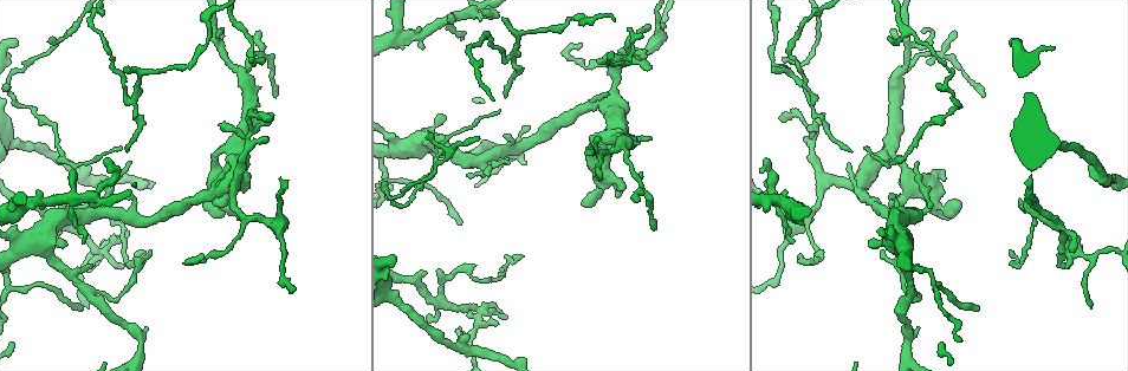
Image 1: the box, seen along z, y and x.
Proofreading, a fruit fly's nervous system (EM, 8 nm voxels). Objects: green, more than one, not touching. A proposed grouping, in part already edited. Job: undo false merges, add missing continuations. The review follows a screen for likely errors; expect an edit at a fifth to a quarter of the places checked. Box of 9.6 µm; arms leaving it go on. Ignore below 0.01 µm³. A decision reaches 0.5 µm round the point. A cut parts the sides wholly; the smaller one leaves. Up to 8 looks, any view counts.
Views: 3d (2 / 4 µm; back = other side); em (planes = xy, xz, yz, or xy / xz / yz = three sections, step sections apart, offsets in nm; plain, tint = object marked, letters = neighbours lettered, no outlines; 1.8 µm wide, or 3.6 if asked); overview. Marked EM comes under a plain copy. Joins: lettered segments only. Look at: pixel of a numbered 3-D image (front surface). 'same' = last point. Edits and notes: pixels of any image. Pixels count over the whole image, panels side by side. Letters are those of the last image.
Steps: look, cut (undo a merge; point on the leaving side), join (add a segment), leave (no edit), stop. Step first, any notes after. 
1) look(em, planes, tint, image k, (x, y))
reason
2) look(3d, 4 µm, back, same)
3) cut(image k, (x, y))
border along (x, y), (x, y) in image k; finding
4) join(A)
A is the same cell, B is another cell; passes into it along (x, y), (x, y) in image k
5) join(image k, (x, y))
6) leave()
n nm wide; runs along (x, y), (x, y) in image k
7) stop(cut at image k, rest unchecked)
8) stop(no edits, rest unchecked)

look(3d, 2 µm, back, image 1, (1079, 238))
an open end

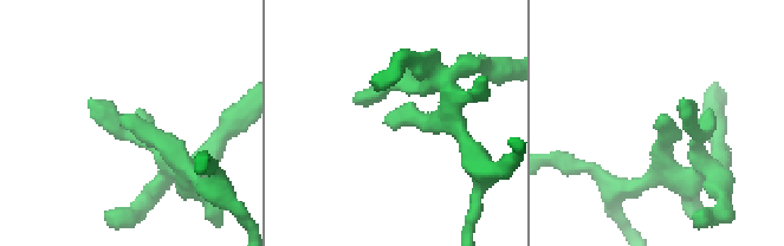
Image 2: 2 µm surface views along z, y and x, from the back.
look(em, planes, letters, image 2, (415, 123))
shape alone is not enough

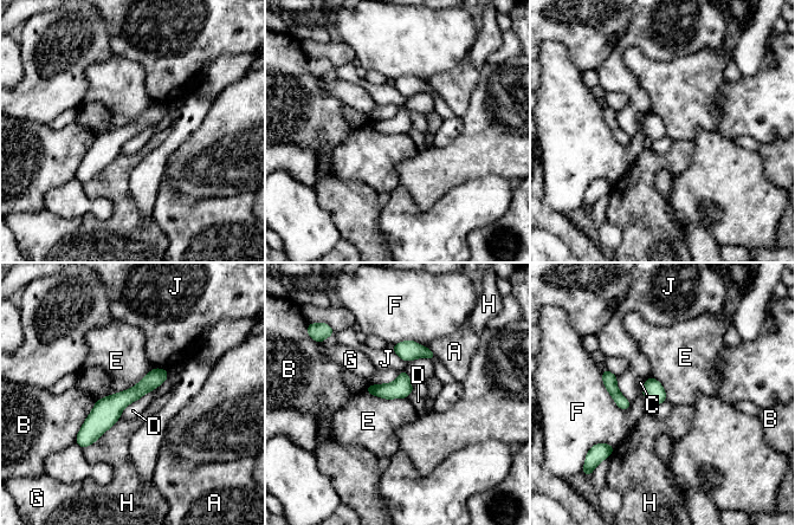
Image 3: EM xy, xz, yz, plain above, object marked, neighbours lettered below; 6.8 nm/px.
leave()
A, B, C, D, E, F, G, H and J are other cells; runs along (165, 373), (122, 399), (78, 440) in image 3; no lettered segment goes on from it

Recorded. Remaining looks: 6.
look(em, xy, step 4, tint, image 1, (1011, 41))
an open end

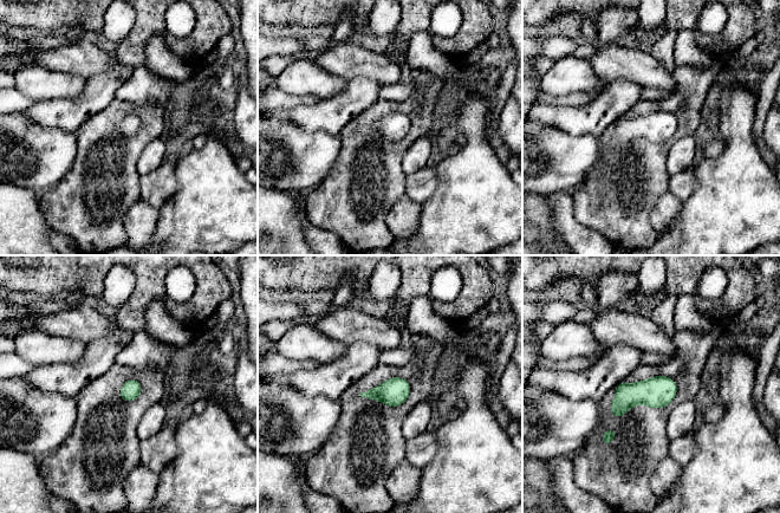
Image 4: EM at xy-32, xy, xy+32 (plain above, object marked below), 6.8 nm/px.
look(em, planes, letters, same)

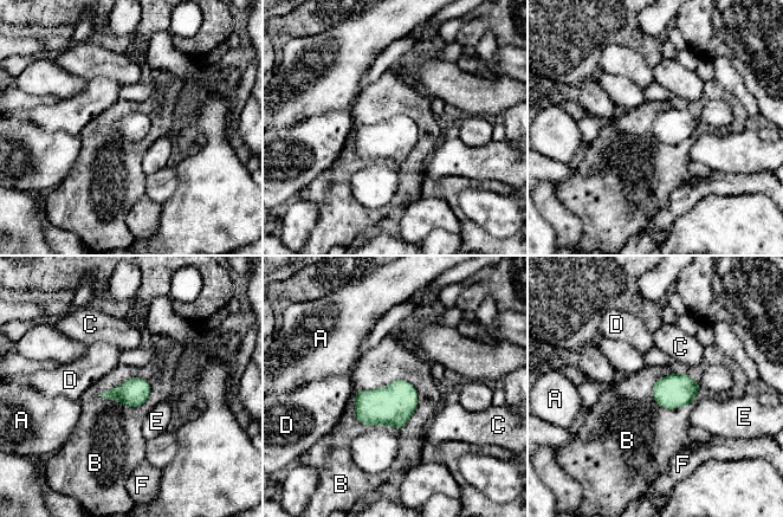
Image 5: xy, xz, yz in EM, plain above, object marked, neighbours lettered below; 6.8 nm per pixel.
leave()
190 nm wide; A, B, C, D, E and F are other cells; no lettered segment goes on from it

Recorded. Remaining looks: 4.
look(em, yz, step 16, tint, image 1, (813, 140))
branch point

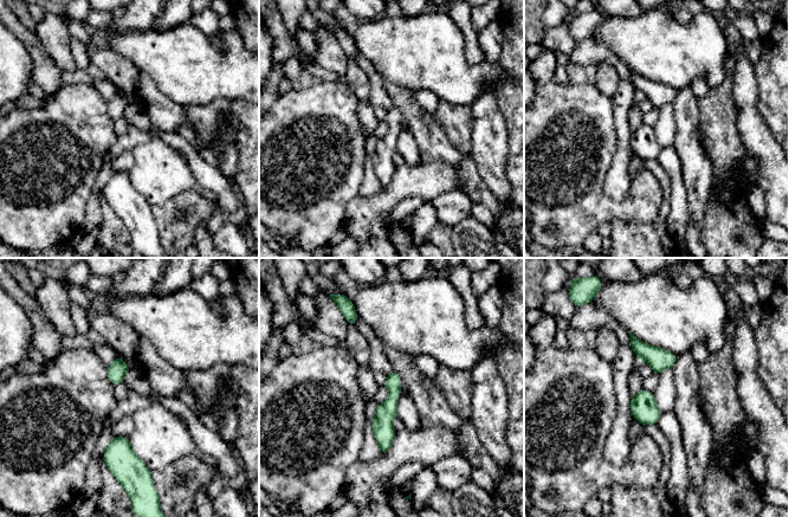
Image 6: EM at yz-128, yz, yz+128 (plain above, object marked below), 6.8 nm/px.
look(em, planes, tint, same)
cut it another way

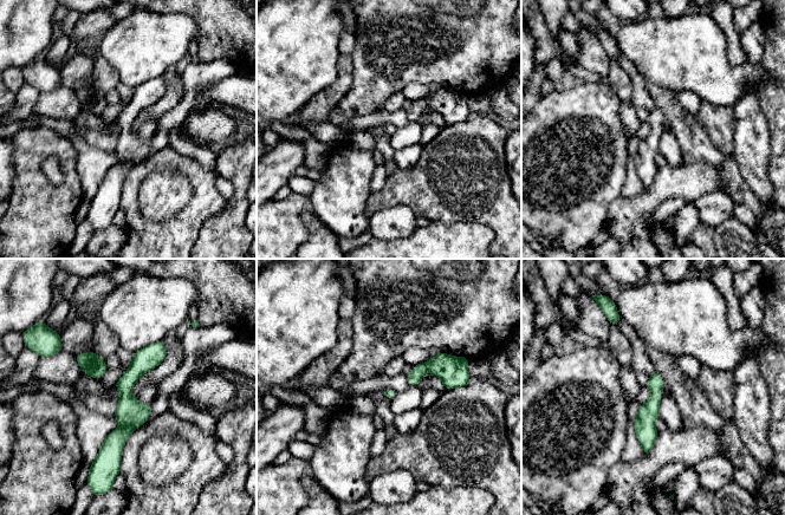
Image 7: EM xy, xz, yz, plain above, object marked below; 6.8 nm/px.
look(em, planes, letters, same)
what lies round it

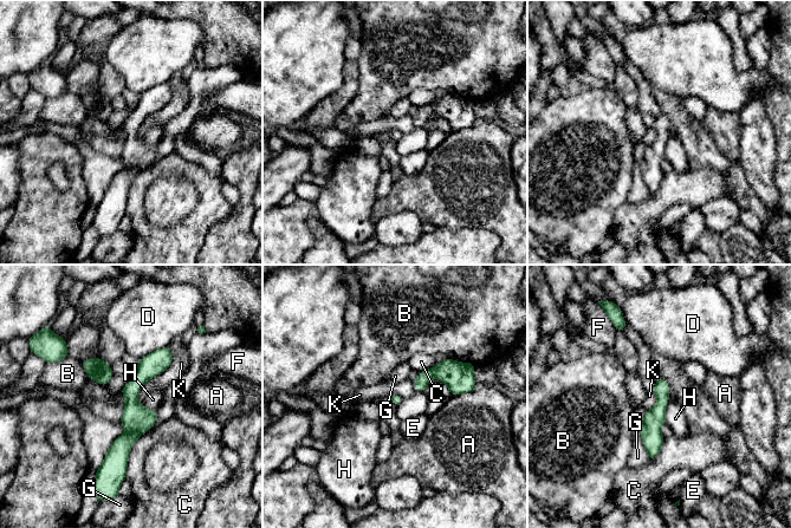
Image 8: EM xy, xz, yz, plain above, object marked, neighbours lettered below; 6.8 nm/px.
leave()
A, B, C, D, E, F, G, H and K are other cells; continuous, no second neuron

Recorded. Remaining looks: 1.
stop(no edits, rest unchecked)

